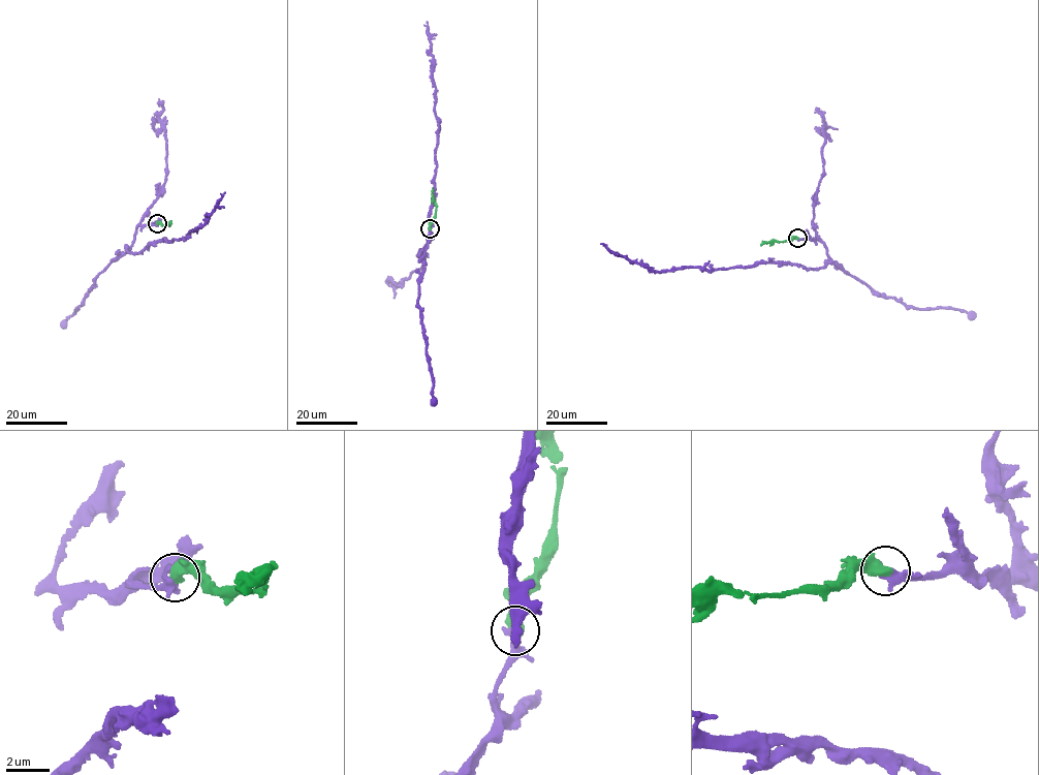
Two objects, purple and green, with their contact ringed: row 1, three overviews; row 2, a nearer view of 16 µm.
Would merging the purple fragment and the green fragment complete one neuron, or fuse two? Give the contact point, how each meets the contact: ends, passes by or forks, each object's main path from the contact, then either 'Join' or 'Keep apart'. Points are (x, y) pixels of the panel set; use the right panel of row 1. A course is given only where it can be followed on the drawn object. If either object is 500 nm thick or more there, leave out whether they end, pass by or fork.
Place: (797, 238). Course of purple: (797, 239), (820, 240), (829, 260), (818, 268), (772, 261), (659, 272), (617, 255), (600, 243). Course of green: (797, 238), (760, 245). Join

